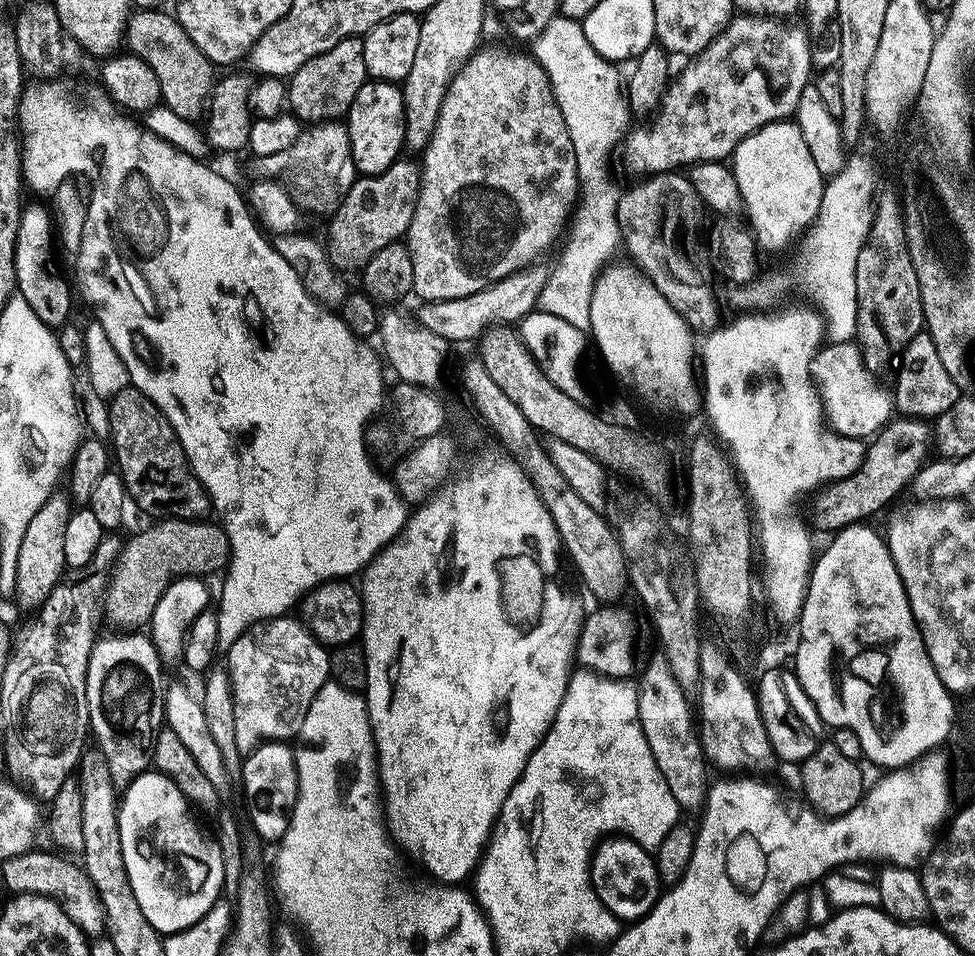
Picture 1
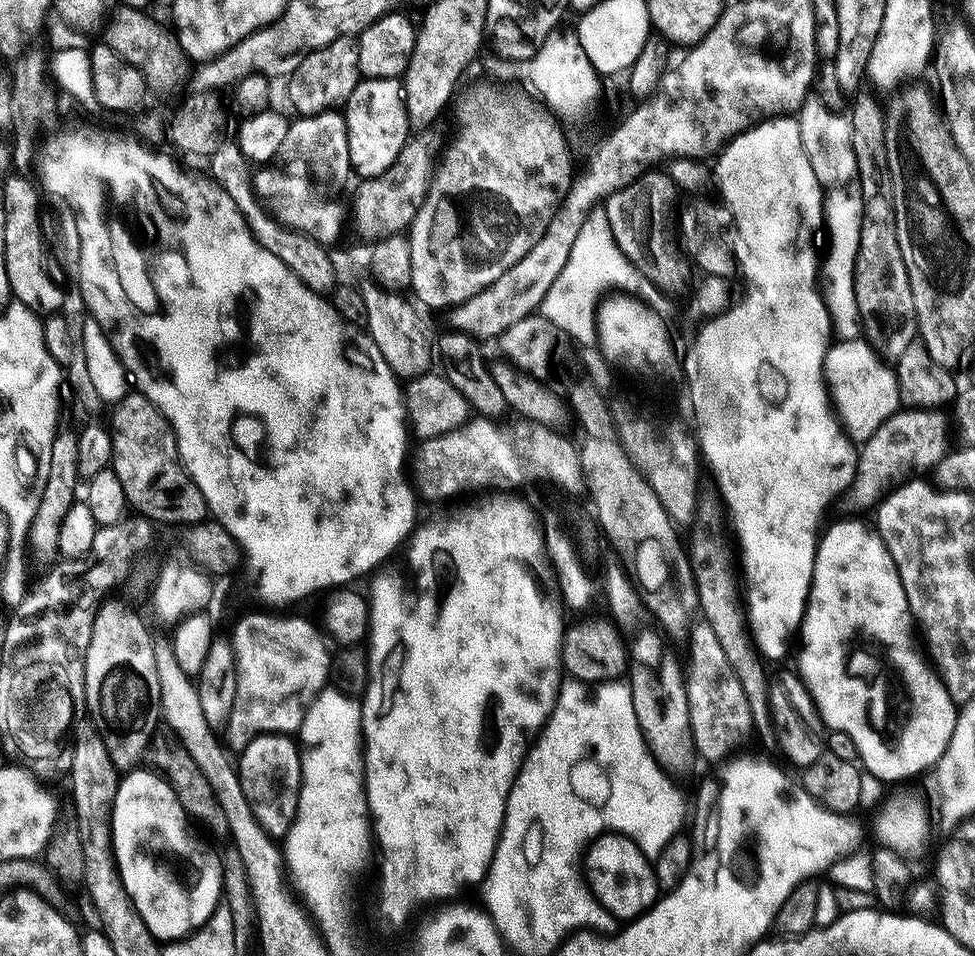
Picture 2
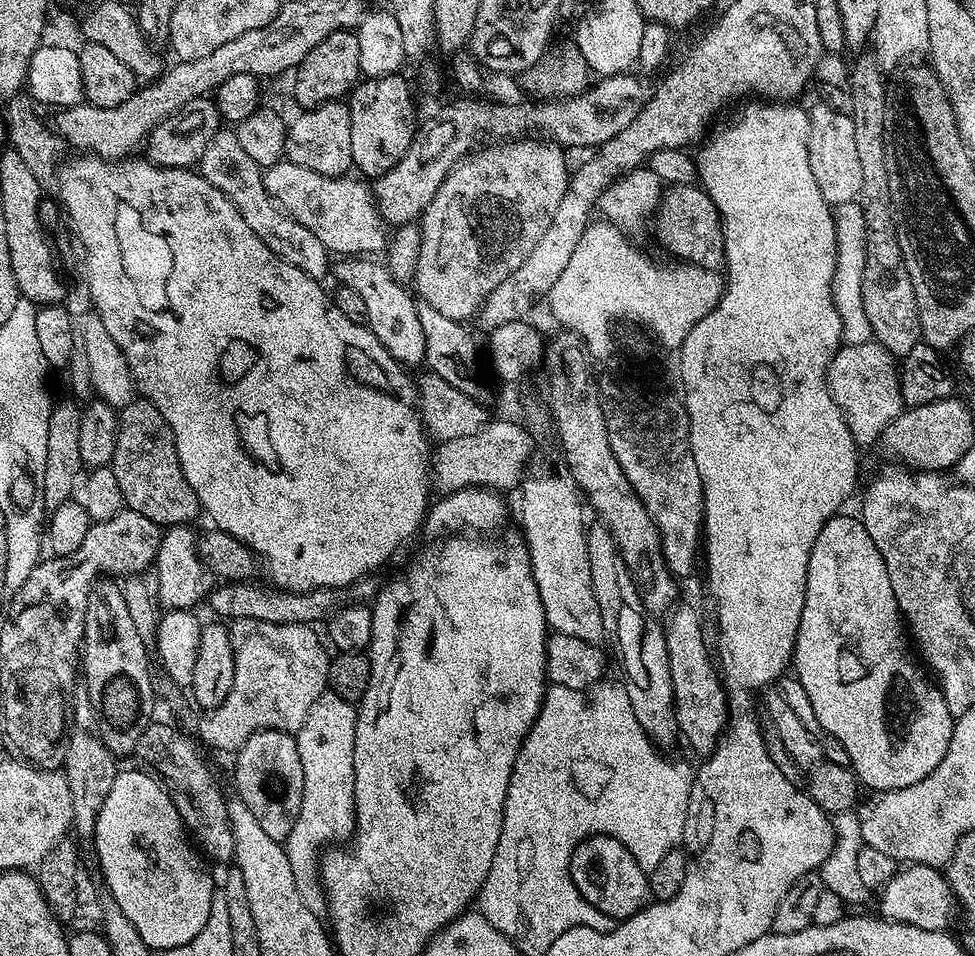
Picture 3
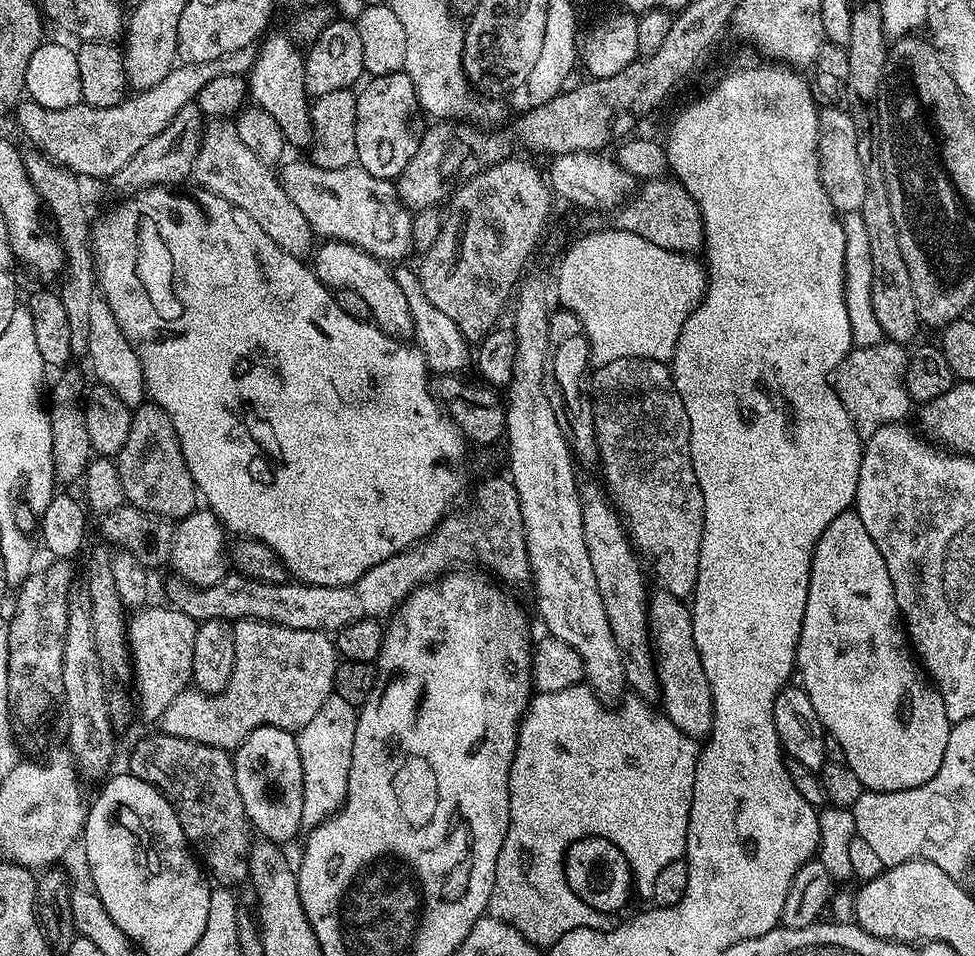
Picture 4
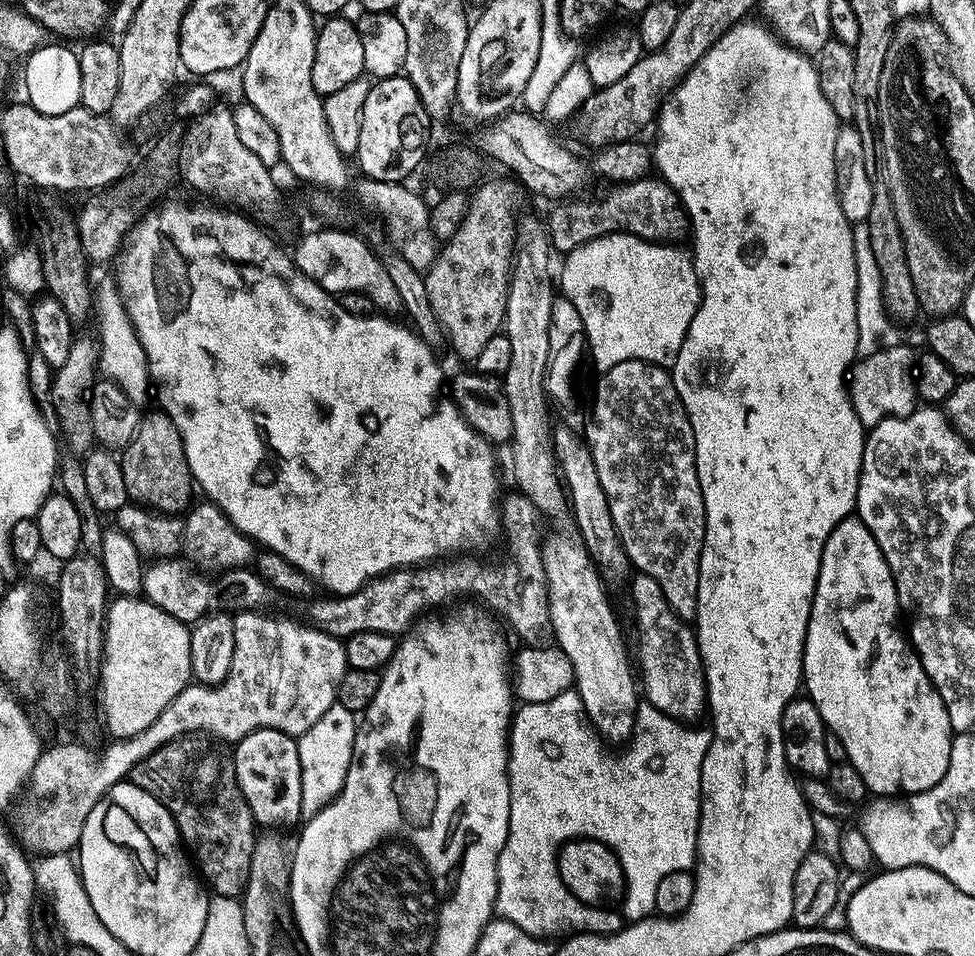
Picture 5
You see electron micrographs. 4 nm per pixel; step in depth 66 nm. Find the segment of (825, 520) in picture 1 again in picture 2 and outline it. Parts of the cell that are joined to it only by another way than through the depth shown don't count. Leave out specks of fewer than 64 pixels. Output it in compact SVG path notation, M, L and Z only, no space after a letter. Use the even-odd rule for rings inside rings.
M898 410L878 430L872 437L863 441L858 452L856 461L856 473L852 479L852 484L846 491L848 504L856 512L864 512L875 509L880 501L892 491L893 488L905 483L913 475L917 468L917 473L924 474L924 471L935 469L936 465L944 459L946 447L944 448L944 426L945 413L940 410Z

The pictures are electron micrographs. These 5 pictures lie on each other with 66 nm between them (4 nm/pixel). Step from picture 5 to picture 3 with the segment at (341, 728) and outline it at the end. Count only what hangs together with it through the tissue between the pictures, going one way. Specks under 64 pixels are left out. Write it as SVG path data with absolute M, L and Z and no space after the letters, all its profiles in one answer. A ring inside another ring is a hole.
M331 694L319 696L310 706L310 714L306 714L306 722L302 722L299 732L295 733L298 754L302 758L302 810L296 819L294 830L290 830L286 841L286 851L290 858L290 866L294 870L297 881L307 886L318 880L318 861L321 859L320 848L327 844L336 846L339 840L357 831L356 826L356 794L354 788L354 738L356 737L356 718L358 712L353 705L342 698Z

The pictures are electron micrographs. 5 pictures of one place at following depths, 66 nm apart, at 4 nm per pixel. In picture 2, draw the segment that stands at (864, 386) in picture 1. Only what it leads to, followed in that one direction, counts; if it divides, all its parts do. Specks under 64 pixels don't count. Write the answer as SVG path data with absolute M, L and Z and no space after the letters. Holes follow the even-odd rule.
M863 338L837 339L824 355L822 371L824 383L830 393L830 404L841 428L853 442L870 439L878 430L878 426L887 422L901 407L895 371L889 365L887 368L880 363L884 362L881 362L871 344Z

